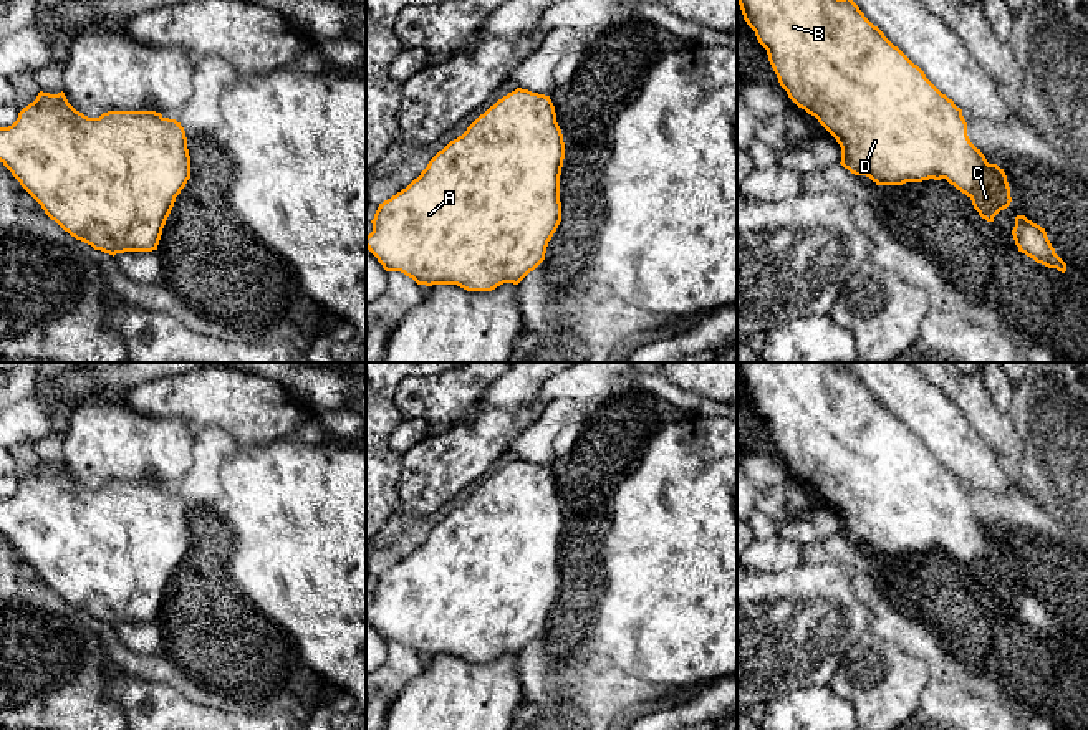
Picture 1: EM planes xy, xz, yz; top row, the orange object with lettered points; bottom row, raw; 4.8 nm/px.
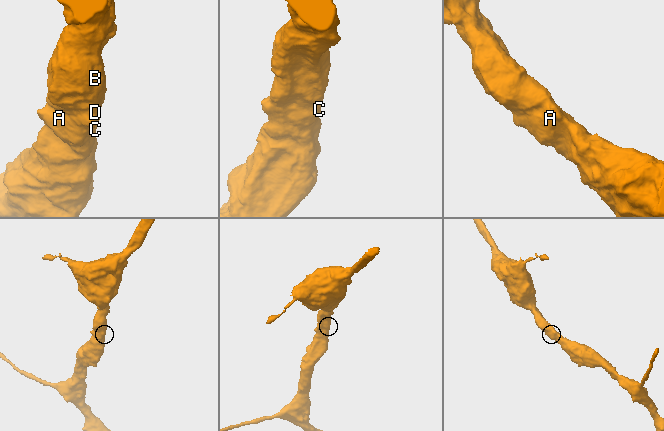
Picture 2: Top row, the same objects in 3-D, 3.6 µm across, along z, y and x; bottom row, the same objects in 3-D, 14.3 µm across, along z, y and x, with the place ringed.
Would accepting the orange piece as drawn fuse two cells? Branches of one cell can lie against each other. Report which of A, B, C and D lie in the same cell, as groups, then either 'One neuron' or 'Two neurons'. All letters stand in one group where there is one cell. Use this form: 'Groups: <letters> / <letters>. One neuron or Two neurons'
Groups: A B C D. One neuron

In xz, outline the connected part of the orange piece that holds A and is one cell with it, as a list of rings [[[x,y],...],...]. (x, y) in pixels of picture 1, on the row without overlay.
[[[517,459],[439,521],[406,560],[379,574],[366,619],[386,642],[401,642],[417,656],[457,656],[467,662],[518,656],[545,631],[548,612],[561,593],[563,530],[563,505],[550,467]]]

